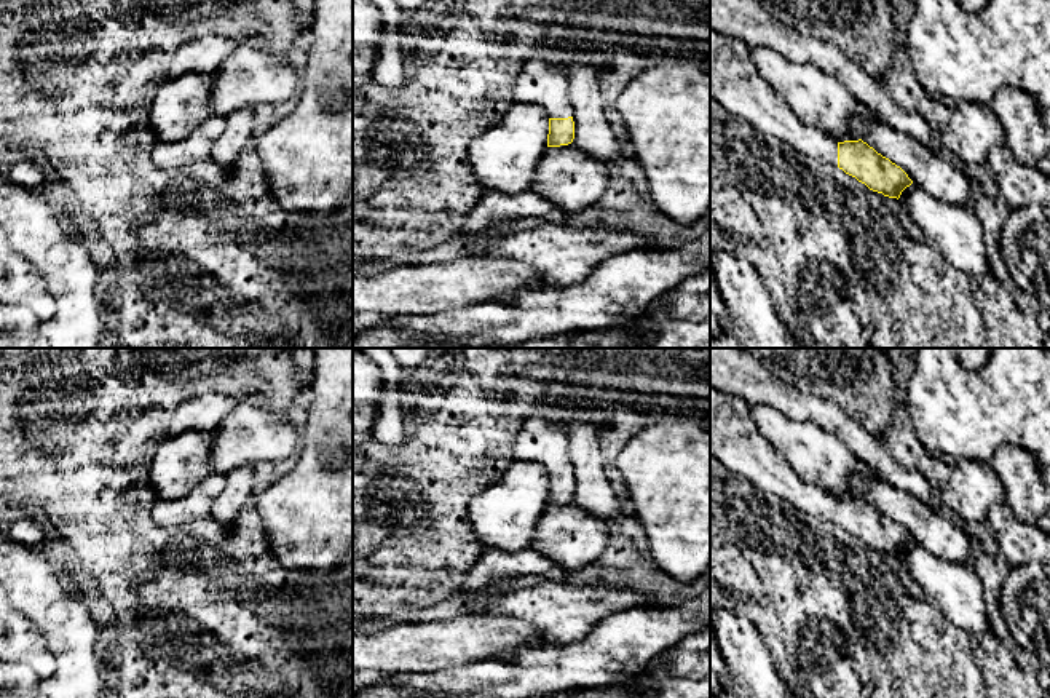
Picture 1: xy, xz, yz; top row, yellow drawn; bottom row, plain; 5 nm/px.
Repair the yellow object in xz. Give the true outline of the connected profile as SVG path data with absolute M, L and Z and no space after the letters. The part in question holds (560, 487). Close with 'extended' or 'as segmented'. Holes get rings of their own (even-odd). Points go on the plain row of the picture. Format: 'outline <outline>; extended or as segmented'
outline M533 406L530 417L517 433L517 457L514 462L530 460L543 463L549 474L547 505L568 503L574 497L568 436L555 422L544 418L538 412L539 406Z; extended

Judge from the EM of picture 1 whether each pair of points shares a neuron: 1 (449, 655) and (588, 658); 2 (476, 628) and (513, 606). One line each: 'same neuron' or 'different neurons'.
1: different neurons
2: different neurons

